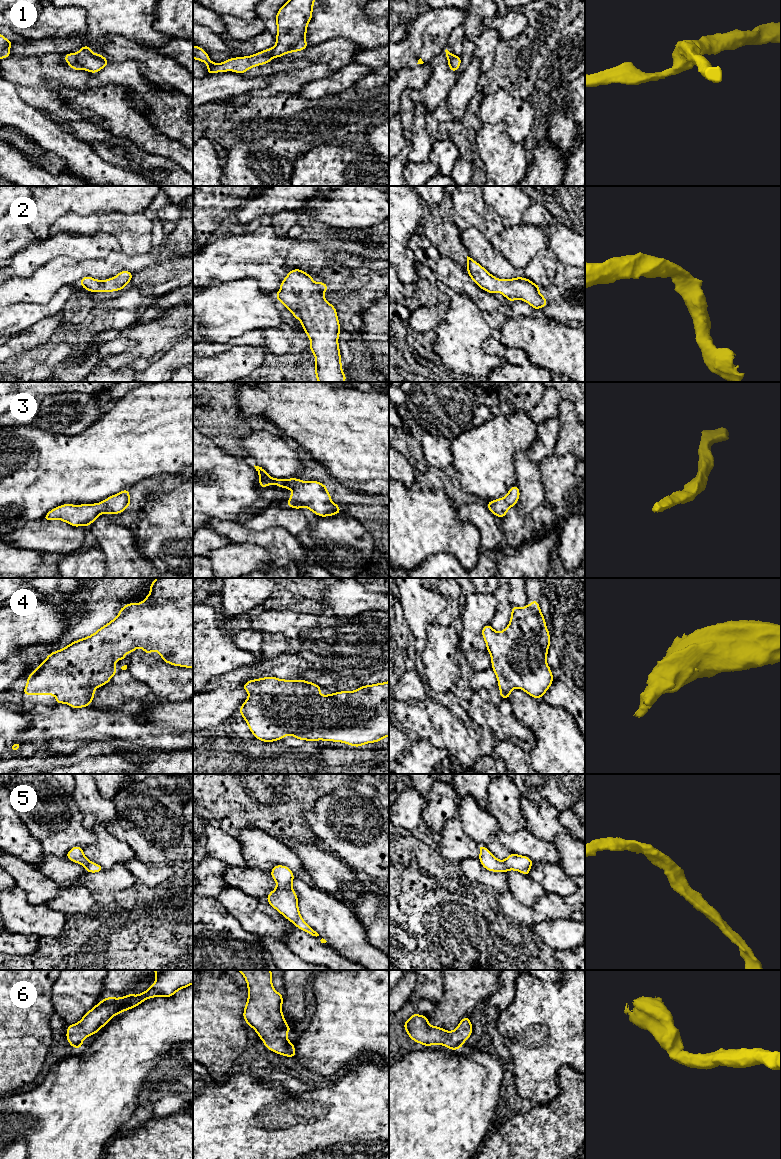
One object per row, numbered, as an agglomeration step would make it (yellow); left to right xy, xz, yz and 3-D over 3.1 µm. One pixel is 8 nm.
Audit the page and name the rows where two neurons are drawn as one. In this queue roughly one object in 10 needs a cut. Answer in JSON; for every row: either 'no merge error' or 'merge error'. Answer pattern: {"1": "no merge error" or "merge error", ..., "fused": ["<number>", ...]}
{"1": "no merge error", "2": "no merge error", "3": "no merge error", "4": "no merge error", "5": "no merge error", "6": "no merge error", "fused": []}

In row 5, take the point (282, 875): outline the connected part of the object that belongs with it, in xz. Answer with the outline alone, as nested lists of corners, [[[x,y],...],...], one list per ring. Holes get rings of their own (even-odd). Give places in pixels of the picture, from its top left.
[[[276,865],[272,868],[270,875],[277,883],[277,886],[268,894],[266,898],[268,903],[297,928],[312,936],[319,936],[300,915],[298,896],[292,888],[295,877],[291,869],[284,865]]]

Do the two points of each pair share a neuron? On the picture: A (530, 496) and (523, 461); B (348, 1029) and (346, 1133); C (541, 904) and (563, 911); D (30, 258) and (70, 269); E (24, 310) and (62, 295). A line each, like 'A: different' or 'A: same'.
A: same
B: different
C: same
D: different
E: same

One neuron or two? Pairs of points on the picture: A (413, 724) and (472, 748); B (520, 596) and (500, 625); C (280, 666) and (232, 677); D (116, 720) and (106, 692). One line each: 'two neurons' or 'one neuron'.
A: one neuron
B: two neurons
C: one neuron
D: two neurons

